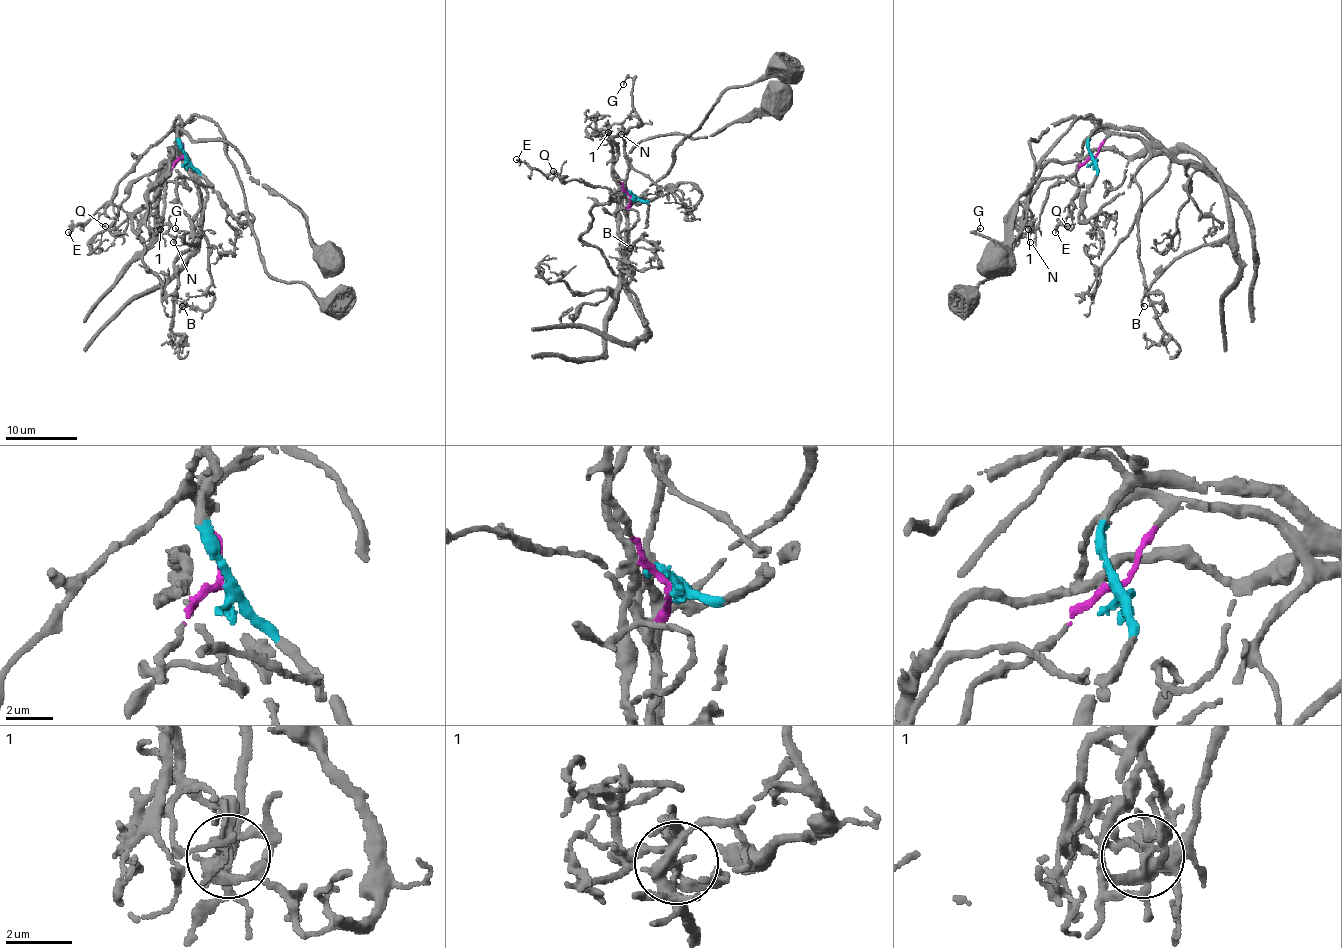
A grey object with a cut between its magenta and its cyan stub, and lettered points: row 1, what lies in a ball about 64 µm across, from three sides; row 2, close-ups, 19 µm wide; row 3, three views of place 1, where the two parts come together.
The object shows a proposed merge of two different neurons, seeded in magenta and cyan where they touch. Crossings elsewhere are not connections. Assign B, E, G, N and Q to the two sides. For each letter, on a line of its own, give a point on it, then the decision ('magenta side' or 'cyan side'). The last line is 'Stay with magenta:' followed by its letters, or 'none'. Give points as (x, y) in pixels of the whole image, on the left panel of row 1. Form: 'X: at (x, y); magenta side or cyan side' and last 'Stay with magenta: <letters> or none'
B: at (182, 306); magenta side
E: at (68, 232); magenta side
G: at (175, 228); cyan side
N: at (173, 242); magenta side
Q: at (105, 226); magenta side
Stay with magenta: B, E, N, Q

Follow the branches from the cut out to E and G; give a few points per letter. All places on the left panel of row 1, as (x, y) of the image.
E: (184, 158), (184, 146), (176, 135), (169, 131), (151, 146), (118, 185), (109, 201), (68, 231)
G: (184, 158), (210, 185), (176, 180), (176, 203), (187, 217), (193, 238), (185, 242), (185, 235), (175, 228)

